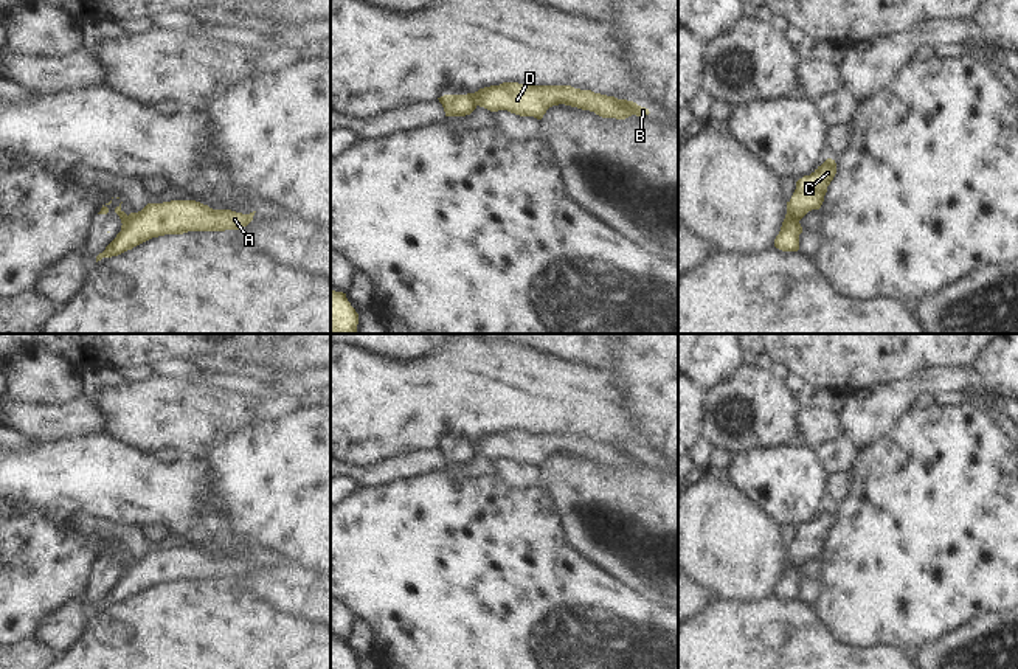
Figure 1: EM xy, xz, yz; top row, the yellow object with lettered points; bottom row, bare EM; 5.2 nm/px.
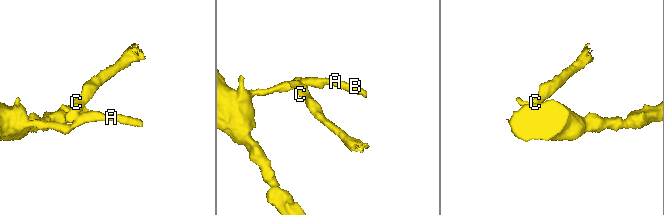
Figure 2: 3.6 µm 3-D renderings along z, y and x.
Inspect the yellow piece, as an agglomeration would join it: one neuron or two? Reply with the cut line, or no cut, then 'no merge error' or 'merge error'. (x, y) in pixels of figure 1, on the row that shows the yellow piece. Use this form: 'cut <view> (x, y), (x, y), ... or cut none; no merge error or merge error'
cut yz (786, 214), (798, 221); merge error

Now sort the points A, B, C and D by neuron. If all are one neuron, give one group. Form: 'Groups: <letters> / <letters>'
Groups: A B D / C

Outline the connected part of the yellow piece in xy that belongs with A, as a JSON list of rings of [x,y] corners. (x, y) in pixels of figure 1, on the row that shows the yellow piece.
[[[196,200],[147,203],[141,211],[126,216],[121,231],[96,256],[96,262],[102,258],[118,256],[164,234],[241,230],[253,220],[254,213],[242,214],[231,210],[213,210]]]

